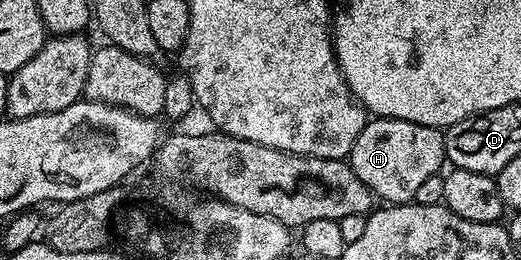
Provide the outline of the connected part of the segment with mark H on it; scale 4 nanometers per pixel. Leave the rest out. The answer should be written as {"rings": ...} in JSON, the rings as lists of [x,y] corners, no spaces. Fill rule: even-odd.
{"rings":[[[370,119],[363,126],[355,146],[351,146],[347,163],[373,191],[378,201],[390,204],[408,204],[415,201],[415,190],[425,179],[438,175],[445,159],[445,134],[440,128],[423,126],[406,120]]]}

